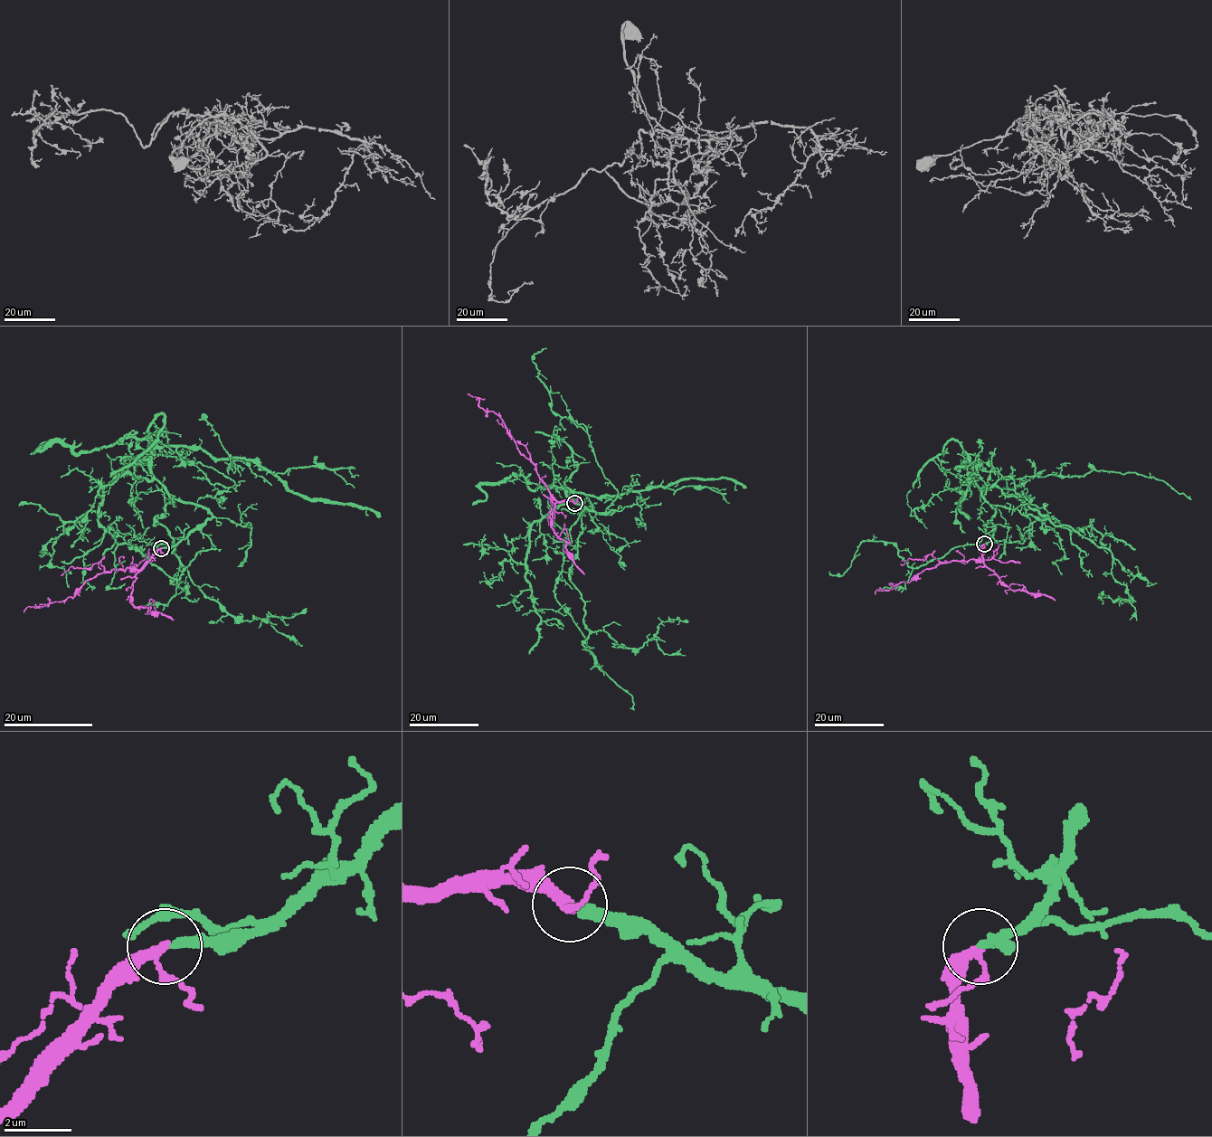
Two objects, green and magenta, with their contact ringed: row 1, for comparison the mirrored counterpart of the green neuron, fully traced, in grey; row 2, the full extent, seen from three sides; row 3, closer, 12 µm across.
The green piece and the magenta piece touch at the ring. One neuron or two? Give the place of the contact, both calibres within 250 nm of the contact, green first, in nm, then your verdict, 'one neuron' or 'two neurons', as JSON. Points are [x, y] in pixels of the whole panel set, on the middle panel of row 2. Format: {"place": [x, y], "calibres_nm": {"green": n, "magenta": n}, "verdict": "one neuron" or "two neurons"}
{"place": [574, 503], "calibres_nm": {"green": 300, "magenta": 240}, "verdict": "one neuron"}

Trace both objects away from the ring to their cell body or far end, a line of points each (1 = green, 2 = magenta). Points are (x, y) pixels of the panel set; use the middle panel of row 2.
1: (575, 503), (613, 510), (596, 514), (568, 500), (548, 515), (566, 537), (554, 597), (634, 710)
2: (574, 503), (558, 501), (502, 419), (485, 412), (479, 400), (467, 393)

